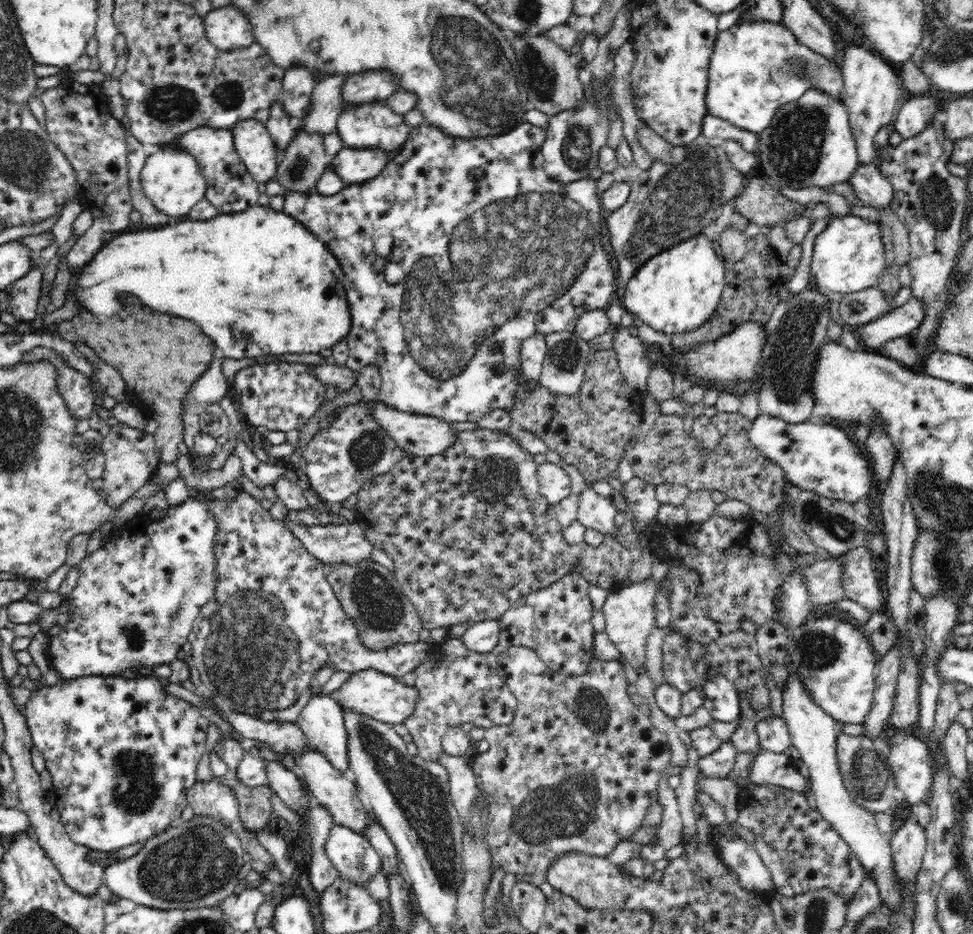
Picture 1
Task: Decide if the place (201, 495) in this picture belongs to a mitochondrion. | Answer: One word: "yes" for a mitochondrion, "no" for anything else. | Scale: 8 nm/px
no

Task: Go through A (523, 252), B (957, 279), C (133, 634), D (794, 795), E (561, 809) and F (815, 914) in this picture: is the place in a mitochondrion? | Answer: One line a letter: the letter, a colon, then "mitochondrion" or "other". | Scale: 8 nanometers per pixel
A: mitochondrion
B: other
C: mitochondrion
D: other
E: mitochondrion
F: mitochondrion

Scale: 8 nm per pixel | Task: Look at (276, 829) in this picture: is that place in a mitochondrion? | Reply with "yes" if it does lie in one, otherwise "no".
no

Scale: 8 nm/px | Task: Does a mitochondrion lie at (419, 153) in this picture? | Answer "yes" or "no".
no

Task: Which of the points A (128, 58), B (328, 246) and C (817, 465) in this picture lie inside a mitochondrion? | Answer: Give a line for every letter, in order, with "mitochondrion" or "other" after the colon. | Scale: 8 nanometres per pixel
A: other
B: other
C: other

